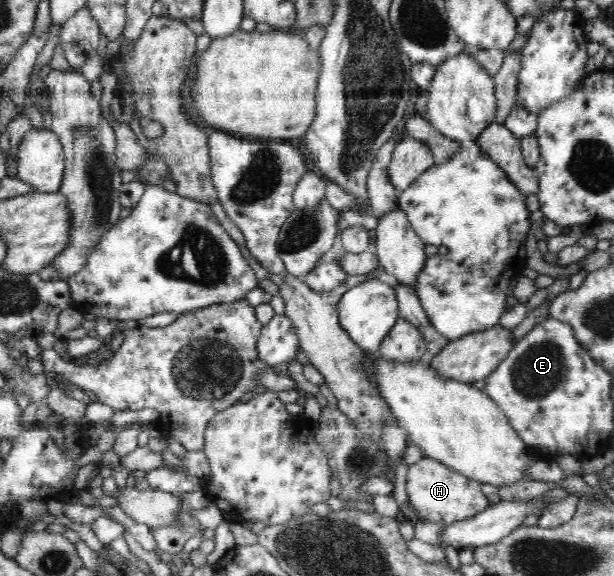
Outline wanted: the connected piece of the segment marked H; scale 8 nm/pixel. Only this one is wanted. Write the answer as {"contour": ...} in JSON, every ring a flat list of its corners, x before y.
{"contour":[[427,456,408,467,406,490,410,506,416,510,420,521,441,523,445,528,452,523,475,516,491,505,488,497,482,493,481,484,478,481,469,479]]}

